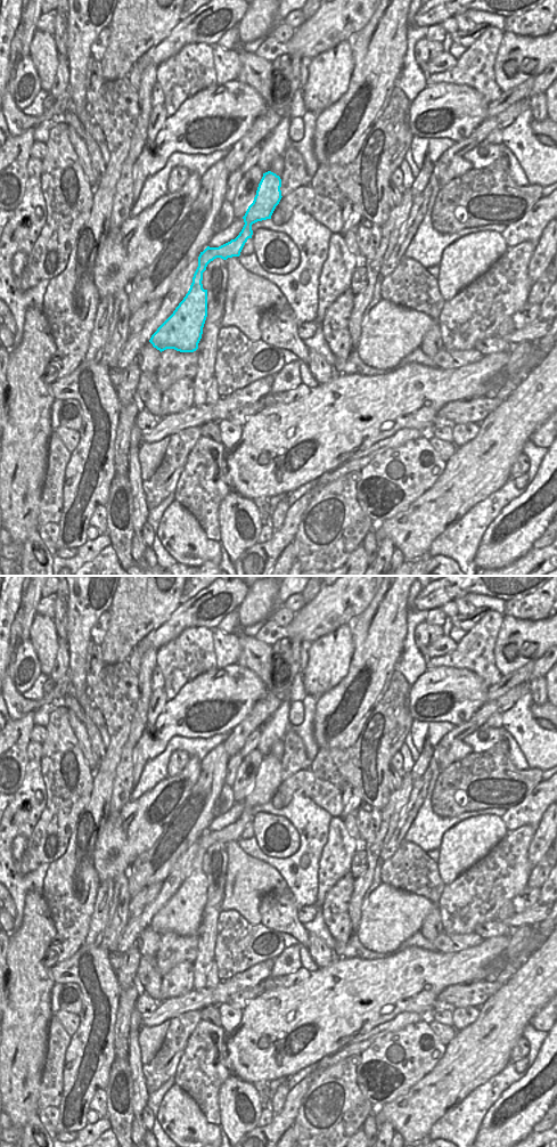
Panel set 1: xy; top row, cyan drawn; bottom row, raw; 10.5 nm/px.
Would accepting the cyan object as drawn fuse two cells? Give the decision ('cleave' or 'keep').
keep

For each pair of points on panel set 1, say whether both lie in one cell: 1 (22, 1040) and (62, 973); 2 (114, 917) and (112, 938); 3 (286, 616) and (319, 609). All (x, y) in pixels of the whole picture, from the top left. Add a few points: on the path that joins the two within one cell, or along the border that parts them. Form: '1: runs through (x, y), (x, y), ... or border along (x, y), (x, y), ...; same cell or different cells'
1: border along (48, 968), (54, 983); different cells
2: runs through (114, 922), (113, 933); same cell
3: border along (295, 612), (285, 625), (278, 625), (270, 617); different cells

